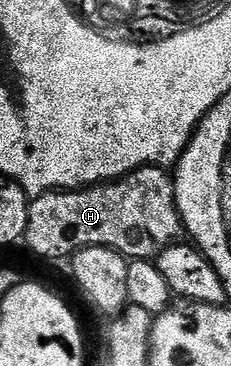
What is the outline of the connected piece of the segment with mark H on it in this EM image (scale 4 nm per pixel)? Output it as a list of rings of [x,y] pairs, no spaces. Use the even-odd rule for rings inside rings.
[[[149,166],[91,188],[39,193],[28,205],[23,243],[44,260],[60,260],[84,248],[102,246],[122,253],[129,261],[155,261],[184,232],[176,208],[176,181],[164,172],[163,167]]]

